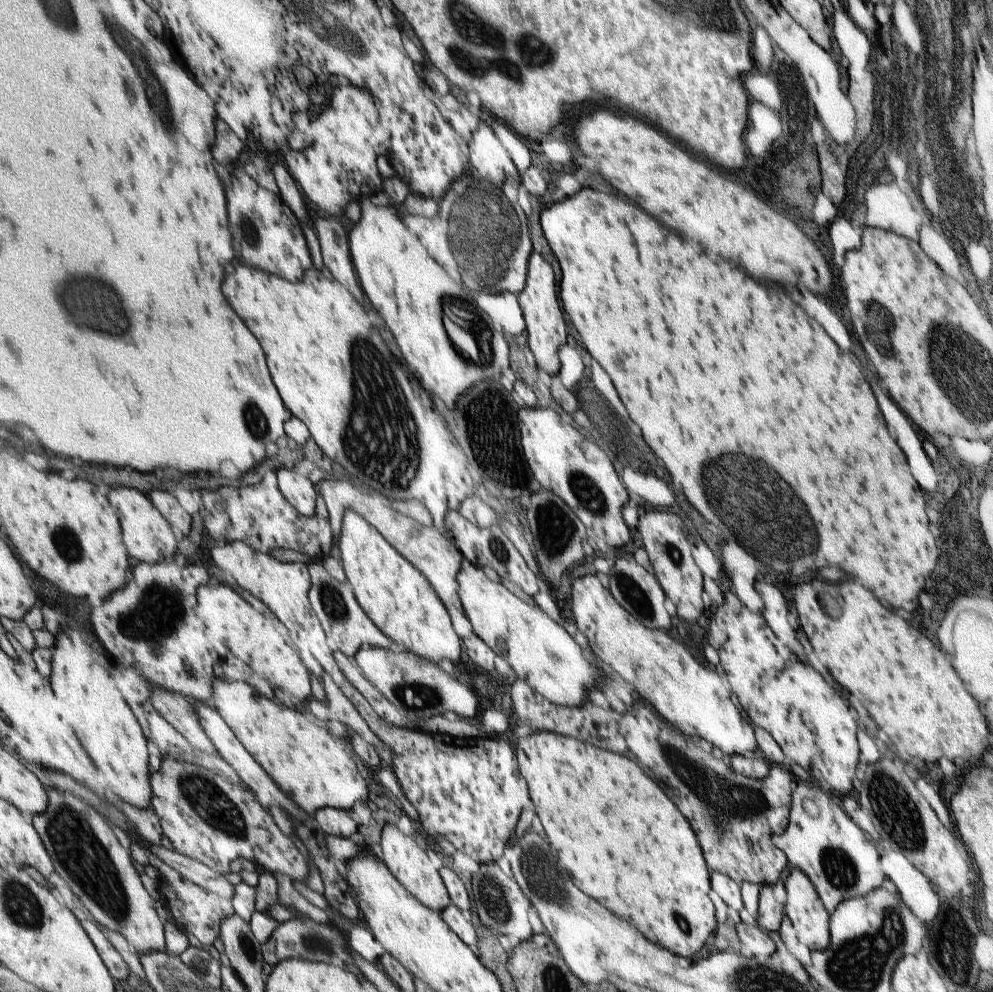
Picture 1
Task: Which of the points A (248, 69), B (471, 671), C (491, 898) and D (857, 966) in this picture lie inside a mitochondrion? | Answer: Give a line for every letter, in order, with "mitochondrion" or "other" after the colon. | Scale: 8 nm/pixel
A: other
B: other
C: mitochondrion
D: mitochondrion

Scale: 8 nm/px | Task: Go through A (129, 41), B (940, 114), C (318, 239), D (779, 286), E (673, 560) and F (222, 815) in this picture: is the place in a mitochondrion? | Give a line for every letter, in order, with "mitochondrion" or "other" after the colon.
A: mitochondrion
B: mitochondrion
C: other
D: other
E: mitochondrion
F: mitochondrion

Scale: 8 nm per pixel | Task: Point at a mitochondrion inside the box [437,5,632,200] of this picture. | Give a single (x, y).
(530, 56)

